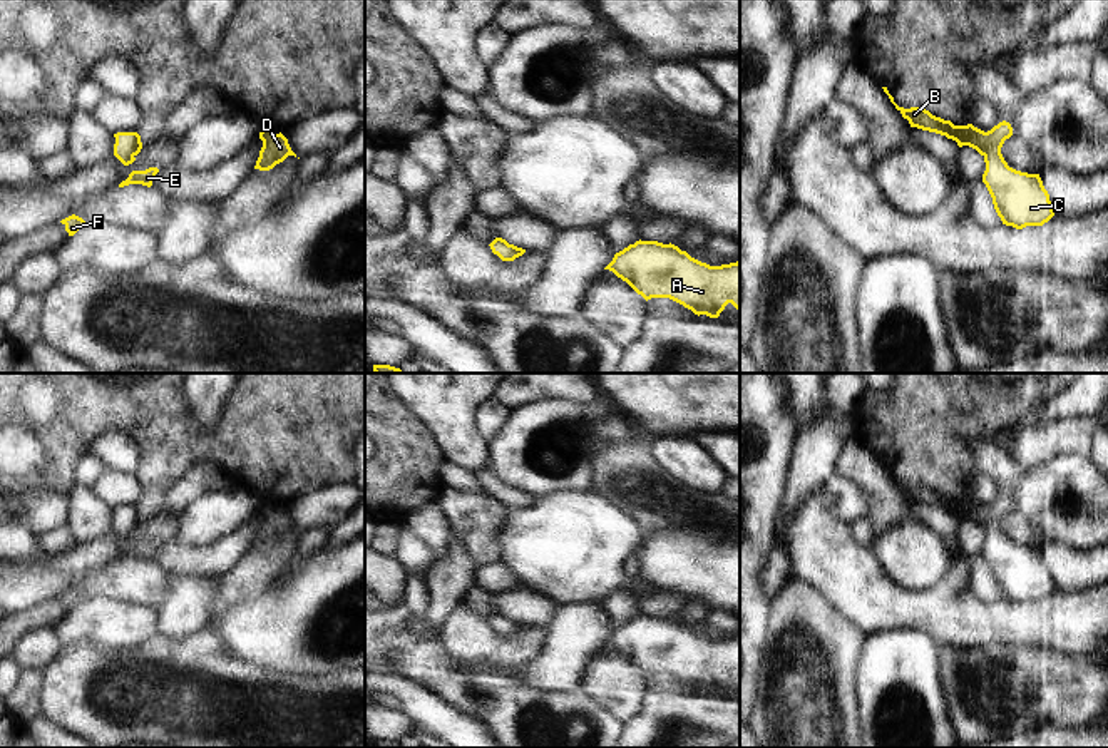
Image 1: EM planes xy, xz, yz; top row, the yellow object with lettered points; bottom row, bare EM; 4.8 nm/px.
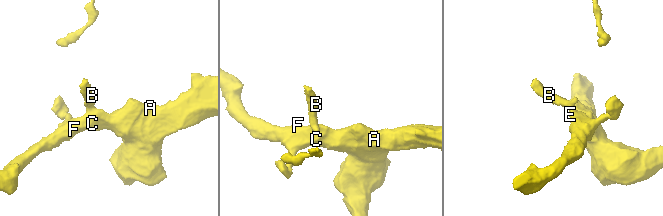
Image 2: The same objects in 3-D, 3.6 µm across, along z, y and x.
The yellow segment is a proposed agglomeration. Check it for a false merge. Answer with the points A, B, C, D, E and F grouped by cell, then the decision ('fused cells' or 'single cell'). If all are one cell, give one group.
groups A B C D E F; single cell

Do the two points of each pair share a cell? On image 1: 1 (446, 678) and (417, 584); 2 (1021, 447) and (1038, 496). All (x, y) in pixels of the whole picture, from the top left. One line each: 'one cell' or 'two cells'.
1: one cell
2: two cells

